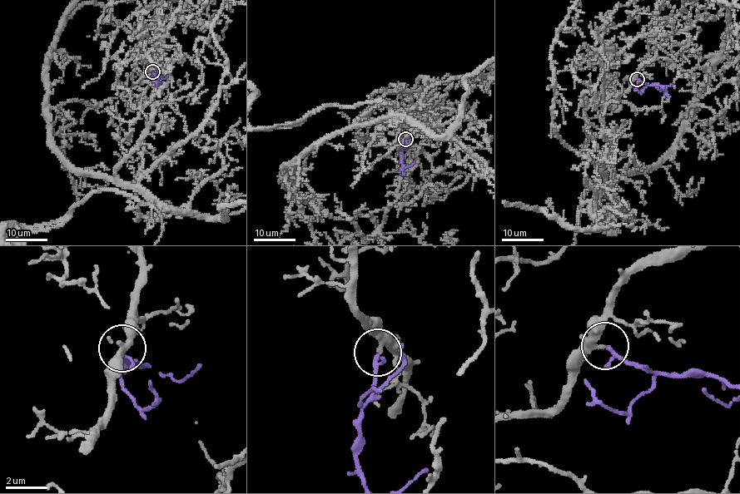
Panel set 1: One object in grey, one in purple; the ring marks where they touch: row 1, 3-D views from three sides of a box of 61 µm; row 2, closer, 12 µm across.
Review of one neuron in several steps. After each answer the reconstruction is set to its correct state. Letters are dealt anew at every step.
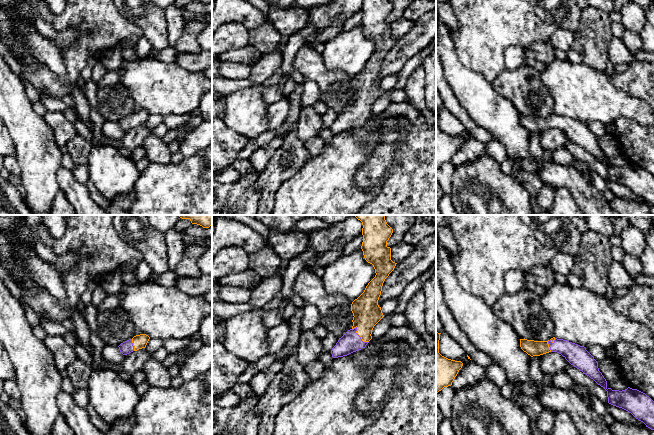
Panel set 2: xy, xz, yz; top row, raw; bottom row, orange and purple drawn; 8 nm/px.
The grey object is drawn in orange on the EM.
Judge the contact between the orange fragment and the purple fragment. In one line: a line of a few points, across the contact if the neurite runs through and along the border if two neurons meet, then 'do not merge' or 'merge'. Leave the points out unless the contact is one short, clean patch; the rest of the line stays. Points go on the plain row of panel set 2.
line xz (366, 87), (366, 93), (359, 111), (350, 118); merge

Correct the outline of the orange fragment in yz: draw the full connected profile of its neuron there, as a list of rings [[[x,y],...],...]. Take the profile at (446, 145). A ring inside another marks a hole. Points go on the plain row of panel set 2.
[[[436,108],[436,170],[444,163],[452,161],[463,142],[461,137],[448,135],[439,129],[440,110]]]

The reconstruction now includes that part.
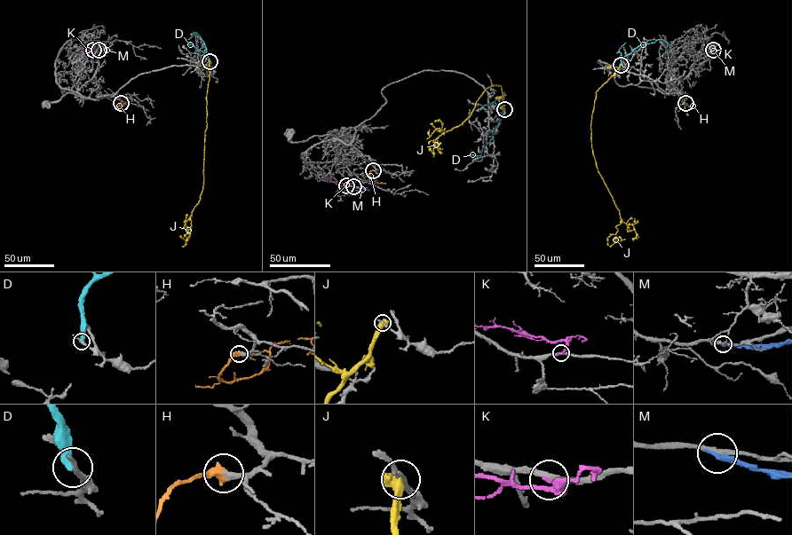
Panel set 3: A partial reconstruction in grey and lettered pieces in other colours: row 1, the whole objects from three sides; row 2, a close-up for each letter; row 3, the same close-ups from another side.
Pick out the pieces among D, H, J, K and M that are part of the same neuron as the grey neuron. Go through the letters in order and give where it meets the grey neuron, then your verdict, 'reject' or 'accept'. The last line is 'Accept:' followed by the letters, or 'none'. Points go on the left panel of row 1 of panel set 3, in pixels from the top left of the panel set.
D: (209, 61) | reject
H: (121, 103) | accept
J: (209, 61) | reject
K: (93, 50) | reject
M: (98, 50) | reject
Accept: H

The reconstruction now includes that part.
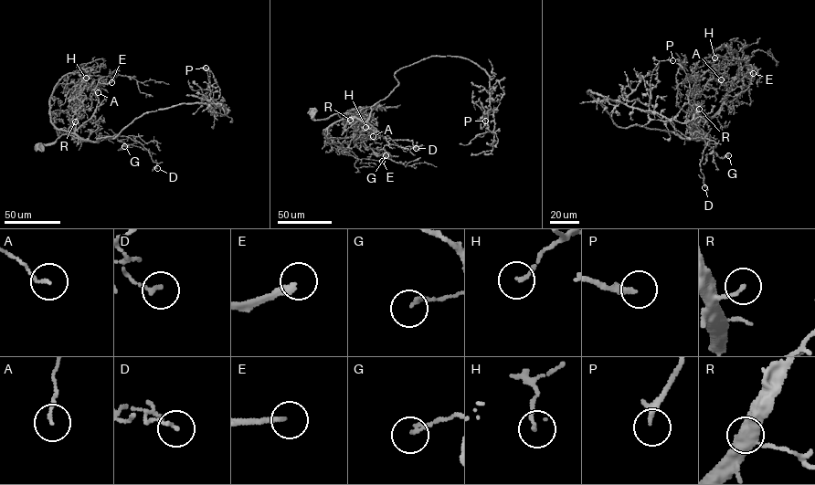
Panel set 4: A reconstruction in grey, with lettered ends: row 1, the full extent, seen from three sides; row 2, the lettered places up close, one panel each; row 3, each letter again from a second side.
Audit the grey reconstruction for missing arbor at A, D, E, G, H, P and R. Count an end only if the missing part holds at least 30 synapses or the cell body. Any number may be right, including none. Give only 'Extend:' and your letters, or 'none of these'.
Extend: E, P, R

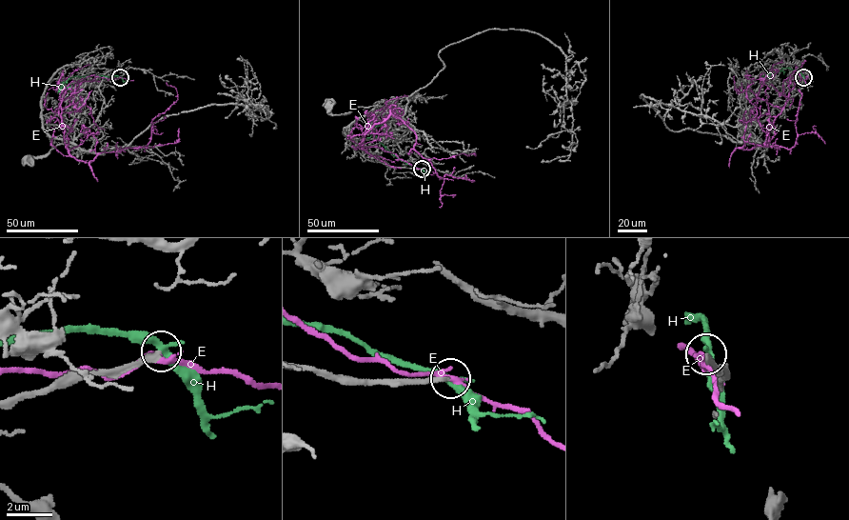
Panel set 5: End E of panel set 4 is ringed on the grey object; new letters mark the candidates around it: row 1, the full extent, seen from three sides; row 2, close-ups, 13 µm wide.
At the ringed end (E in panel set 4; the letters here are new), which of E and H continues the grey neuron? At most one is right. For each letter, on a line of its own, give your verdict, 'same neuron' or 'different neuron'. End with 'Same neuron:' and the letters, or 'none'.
E: different neuron
H: different neuron
Same neuron: none

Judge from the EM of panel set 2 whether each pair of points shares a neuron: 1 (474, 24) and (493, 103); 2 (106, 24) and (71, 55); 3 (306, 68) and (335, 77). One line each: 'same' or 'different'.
1: different
2: same
3: same

